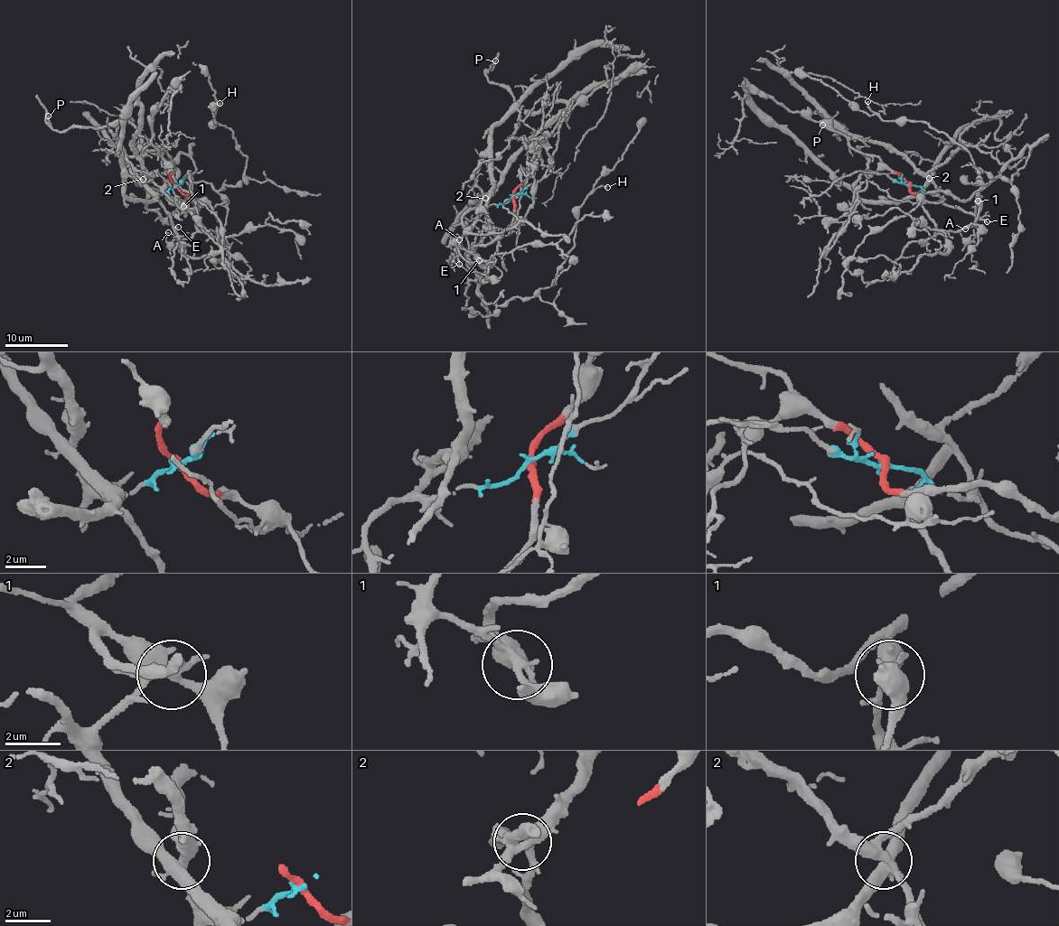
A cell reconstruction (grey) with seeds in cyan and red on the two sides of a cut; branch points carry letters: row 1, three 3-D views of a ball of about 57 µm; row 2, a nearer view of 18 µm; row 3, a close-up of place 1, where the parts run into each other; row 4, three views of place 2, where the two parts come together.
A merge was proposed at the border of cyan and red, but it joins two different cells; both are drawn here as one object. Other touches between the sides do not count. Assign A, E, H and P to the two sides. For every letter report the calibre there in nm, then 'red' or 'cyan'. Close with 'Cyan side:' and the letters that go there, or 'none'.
A: calibre 140 nm; red
E: calibre 150 nm; cyan
H: calibre 170 nm; red
P: calibre 140 nm; cyan
Cyan side: E, P

